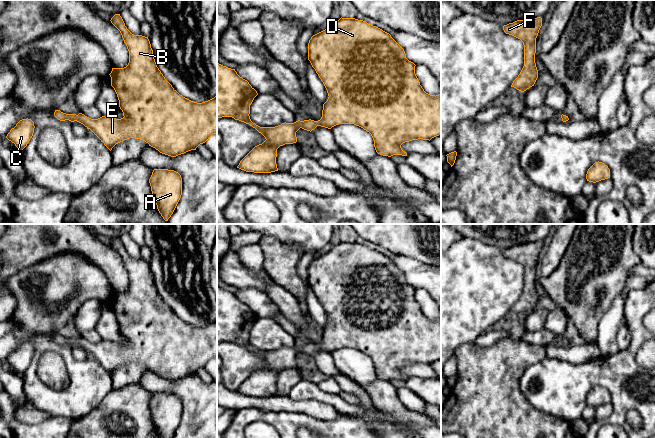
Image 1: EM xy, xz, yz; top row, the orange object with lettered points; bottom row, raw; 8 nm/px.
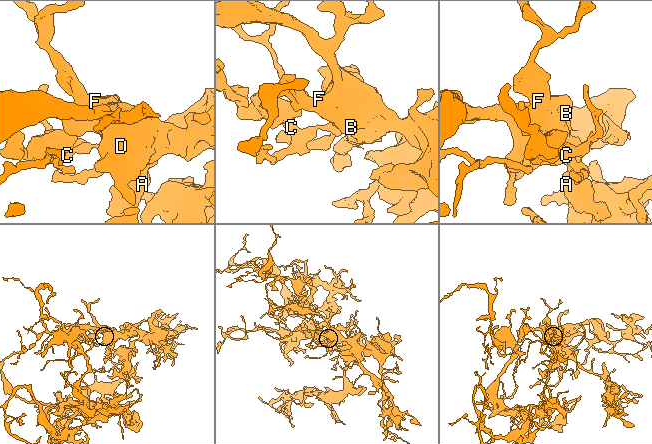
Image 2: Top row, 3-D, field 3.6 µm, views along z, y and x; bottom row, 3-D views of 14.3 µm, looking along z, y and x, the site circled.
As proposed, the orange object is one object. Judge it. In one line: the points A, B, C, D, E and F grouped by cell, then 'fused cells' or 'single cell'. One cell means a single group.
A B C D E F; single cell

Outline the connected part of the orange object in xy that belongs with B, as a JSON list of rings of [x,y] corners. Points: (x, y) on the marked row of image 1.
[[[115,14],[110,21],[120,31],[129,51],[128,65],[124,68],[112,68],[109,74],[111,77],[111,86],[117,94],[119,107],[124,117],[116,119],[102,116],[98,119],[91,119],[82,113],[78,115],[66,114],[60,110],[55,110],[54,116],[60,121],[77,121],[83,124],[87,129],[90,129],[110,151],[116,144],[130,138],[135,138],[145,141],[149,146],[155,148],[162,154],[176,157],[188,151],[196,150],[200,144],[205,143],[213,134],[217,134],[217,95],[202,103],[191,101],[180,95],[165,79],[157,67],[148,37],[132,34],[125,26],[120,14]]]

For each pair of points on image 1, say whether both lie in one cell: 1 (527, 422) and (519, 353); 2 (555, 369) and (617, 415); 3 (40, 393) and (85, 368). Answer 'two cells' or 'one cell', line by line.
1: one cell
2: one cell
3: one cell

